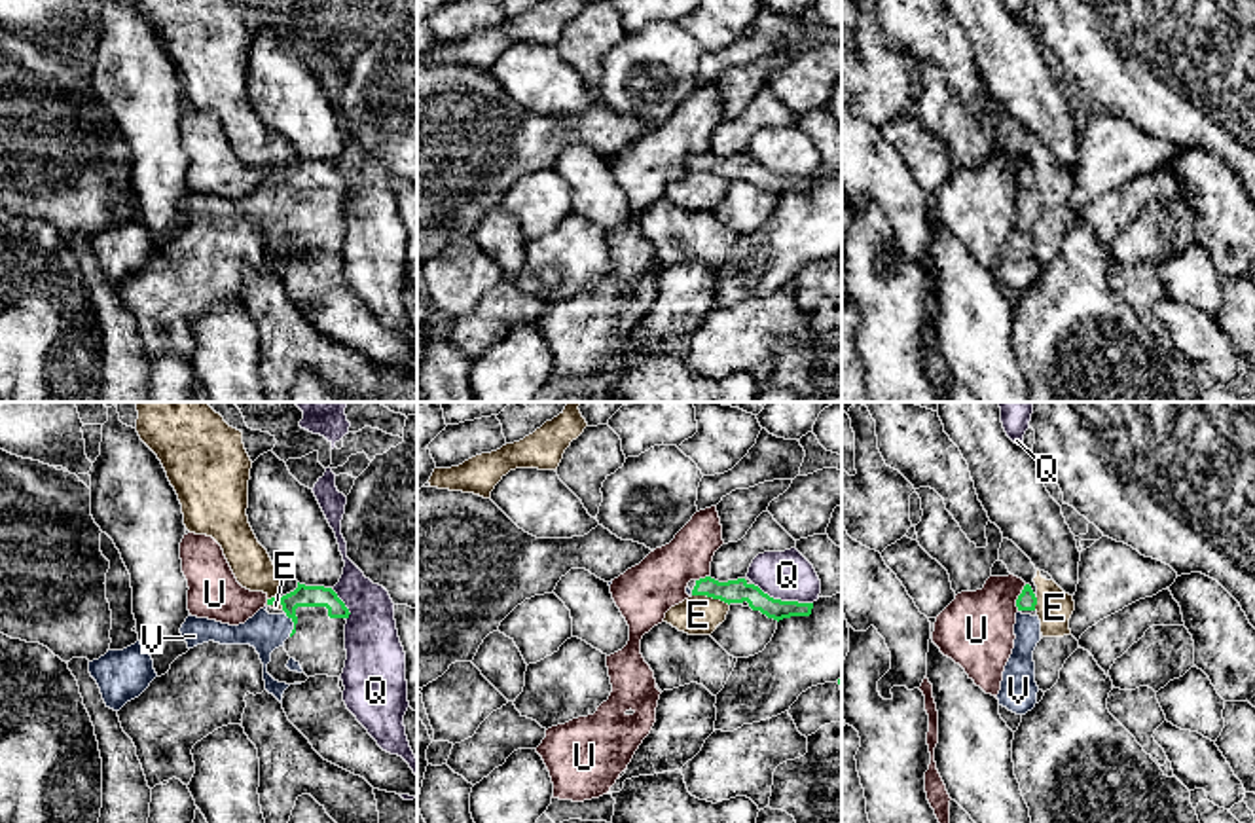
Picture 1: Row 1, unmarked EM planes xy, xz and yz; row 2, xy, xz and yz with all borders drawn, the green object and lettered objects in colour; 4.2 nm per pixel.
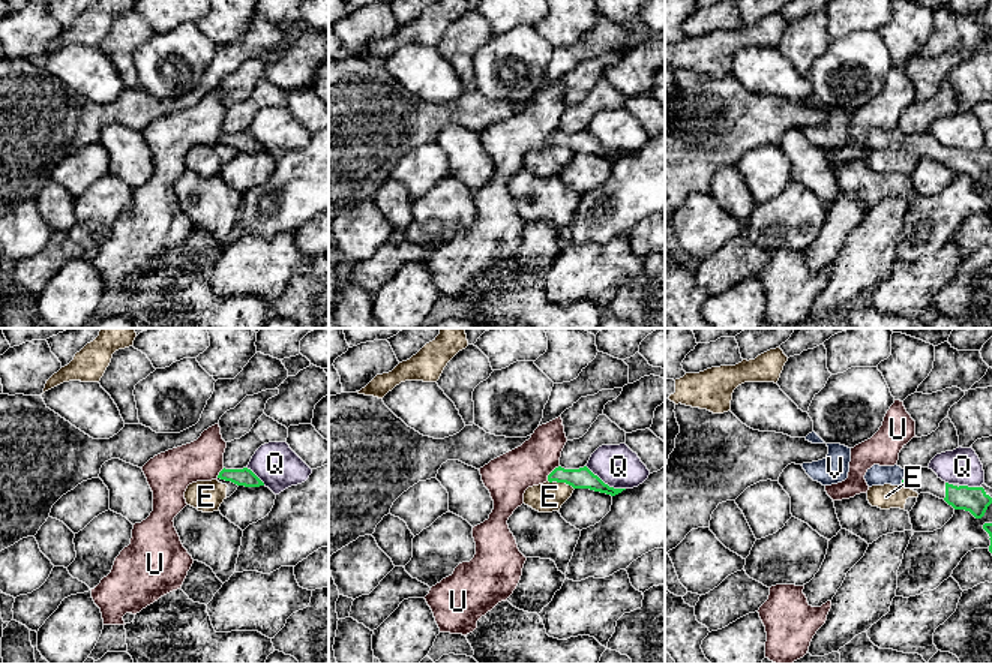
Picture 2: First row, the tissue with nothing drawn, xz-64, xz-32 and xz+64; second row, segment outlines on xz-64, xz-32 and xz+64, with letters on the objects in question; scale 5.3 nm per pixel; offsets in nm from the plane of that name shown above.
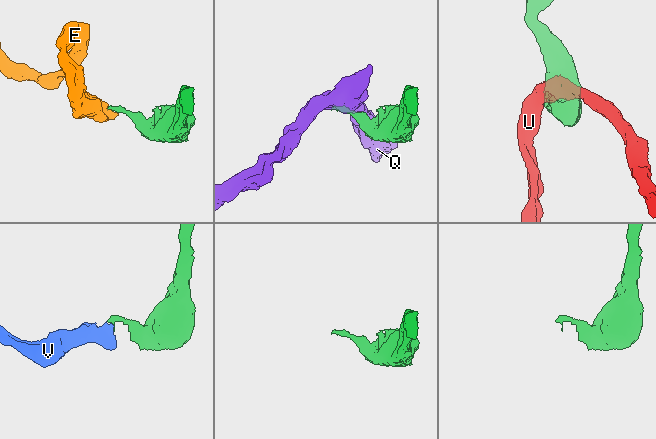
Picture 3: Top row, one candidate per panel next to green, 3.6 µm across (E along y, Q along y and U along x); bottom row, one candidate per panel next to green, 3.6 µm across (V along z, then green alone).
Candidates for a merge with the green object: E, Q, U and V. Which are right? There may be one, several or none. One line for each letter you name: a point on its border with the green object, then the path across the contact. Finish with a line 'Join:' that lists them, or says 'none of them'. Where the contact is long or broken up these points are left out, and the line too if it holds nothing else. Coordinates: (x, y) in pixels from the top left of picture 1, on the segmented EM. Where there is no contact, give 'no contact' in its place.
V: xy (294, 626) | across xy (304, 596), (292, 607), (294, 626), (279, 626), (266, 632)
Join: V

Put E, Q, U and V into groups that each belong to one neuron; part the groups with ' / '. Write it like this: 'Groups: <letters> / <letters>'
Groups: E / Q / U / V

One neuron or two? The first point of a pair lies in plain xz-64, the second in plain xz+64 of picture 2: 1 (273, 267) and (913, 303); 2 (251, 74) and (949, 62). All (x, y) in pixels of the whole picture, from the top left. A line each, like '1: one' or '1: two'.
1: one
2: one

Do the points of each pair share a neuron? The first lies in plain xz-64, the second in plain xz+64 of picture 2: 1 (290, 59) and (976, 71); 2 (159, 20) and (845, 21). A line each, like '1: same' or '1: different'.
1: same
2: same

